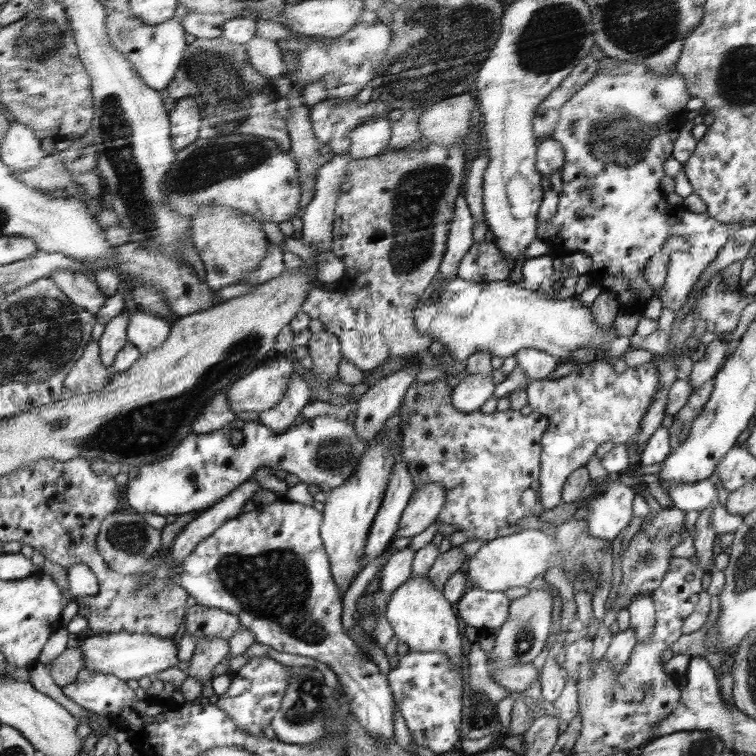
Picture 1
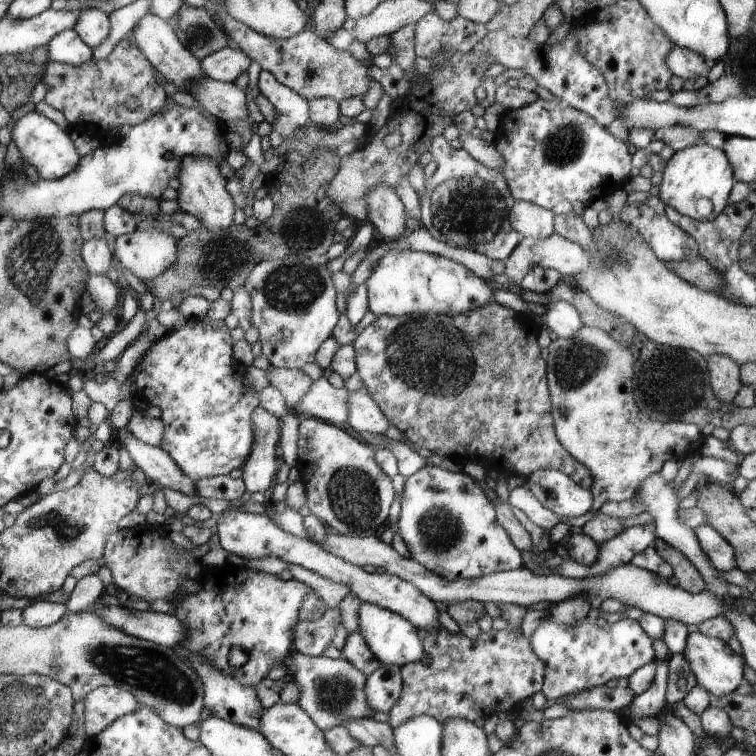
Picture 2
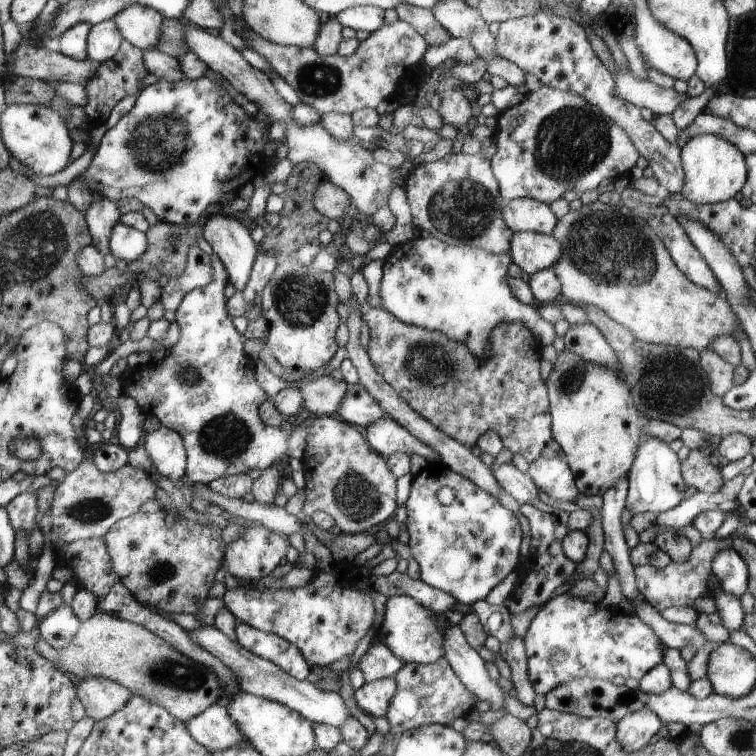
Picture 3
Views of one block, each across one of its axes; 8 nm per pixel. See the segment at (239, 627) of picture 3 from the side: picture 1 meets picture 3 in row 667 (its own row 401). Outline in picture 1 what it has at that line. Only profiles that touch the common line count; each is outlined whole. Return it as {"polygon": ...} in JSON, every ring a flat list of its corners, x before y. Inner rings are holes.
{"polygon":[[292,373,287,381,283,398,274,407,259,412,259,422,267,425,272,432,282,433,294,424,296,416,311,401,311,390,300,373]]}

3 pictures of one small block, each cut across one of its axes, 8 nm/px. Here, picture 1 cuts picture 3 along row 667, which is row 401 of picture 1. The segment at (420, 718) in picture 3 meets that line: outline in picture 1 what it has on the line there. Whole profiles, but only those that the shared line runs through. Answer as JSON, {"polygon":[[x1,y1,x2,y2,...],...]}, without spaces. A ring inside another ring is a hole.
{"polygon":[[439,380,428,383,416,383,405,393,398,410,402,416,403,458,407,461,415,480,415,489,424,484,442,484,447,489,447,502,440,511,438,522,456,526,470,540,494,540,513,536,523,532,519,523,522,518,531,516,532,511,522,506,522,492,530,488,534,480,539,479,542,470,542,436,550,426,550,421,543,413,532,411,528,415,520,411,494,411,491,414,460,412,452,406,452,384]]}

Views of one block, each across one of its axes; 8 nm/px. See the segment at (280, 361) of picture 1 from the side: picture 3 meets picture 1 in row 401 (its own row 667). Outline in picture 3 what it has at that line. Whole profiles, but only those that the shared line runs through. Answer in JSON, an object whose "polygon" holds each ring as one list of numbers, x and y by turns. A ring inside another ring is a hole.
{"polygon":[[202,626,194,632,188,631,195,642,204,650,210,651,226,667,232,670,240,690,258,697,282,703,292,711,298,711,303,718,314,723,323,723,332,727,340,727,351,715,339,692,322,691,314,683,295,680,290,674,282,671,276,664,251,654,240,644,232,642,214,626]]}

